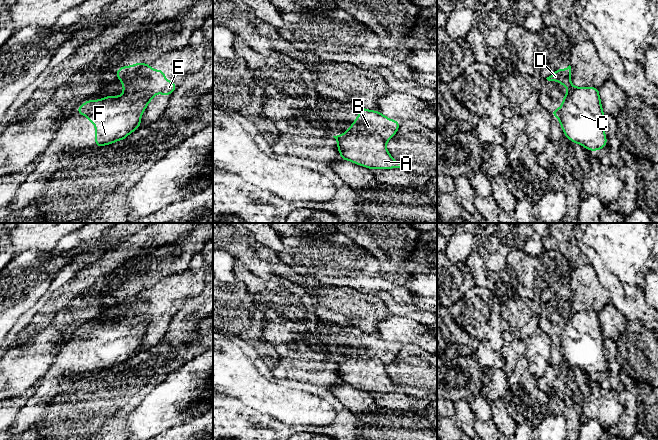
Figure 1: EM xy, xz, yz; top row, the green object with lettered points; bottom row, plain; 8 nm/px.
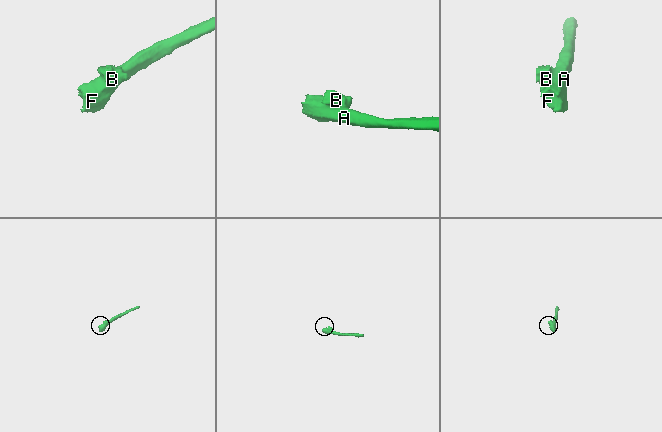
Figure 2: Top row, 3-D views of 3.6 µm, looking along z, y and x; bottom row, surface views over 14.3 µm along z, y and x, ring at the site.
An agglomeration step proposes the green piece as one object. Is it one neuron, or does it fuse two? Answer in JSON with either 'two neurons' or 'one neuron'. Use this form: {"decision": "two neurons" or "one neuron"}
{"decision": "two neurons"}

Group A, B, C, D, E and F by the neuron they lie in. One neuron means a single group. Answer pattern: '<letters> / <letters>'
A C F / B D E

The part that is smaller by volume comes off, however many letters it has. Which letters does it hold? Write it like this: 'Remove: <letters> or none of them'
Remove: B, D, E

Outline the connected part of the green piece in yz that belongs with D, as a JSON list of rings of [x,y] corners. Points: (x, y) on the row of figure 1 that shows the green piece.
[[[569,65],[566,69],[558,69],[554,71],[549,77],[546,79],[548,81],[558,81],[559,84],[565,85],[567,88],[567,94],[572,89],[571,82],[565,81],[565,78],[571,77],[571,66]]]

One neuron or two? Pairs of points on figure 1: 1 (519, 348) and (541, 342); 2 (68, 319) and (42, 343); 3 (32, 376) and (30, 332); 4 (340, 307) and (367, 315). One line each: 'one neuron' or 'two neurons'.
1: two neurons
2: one neuron
3: one neuron
4: one neuron

